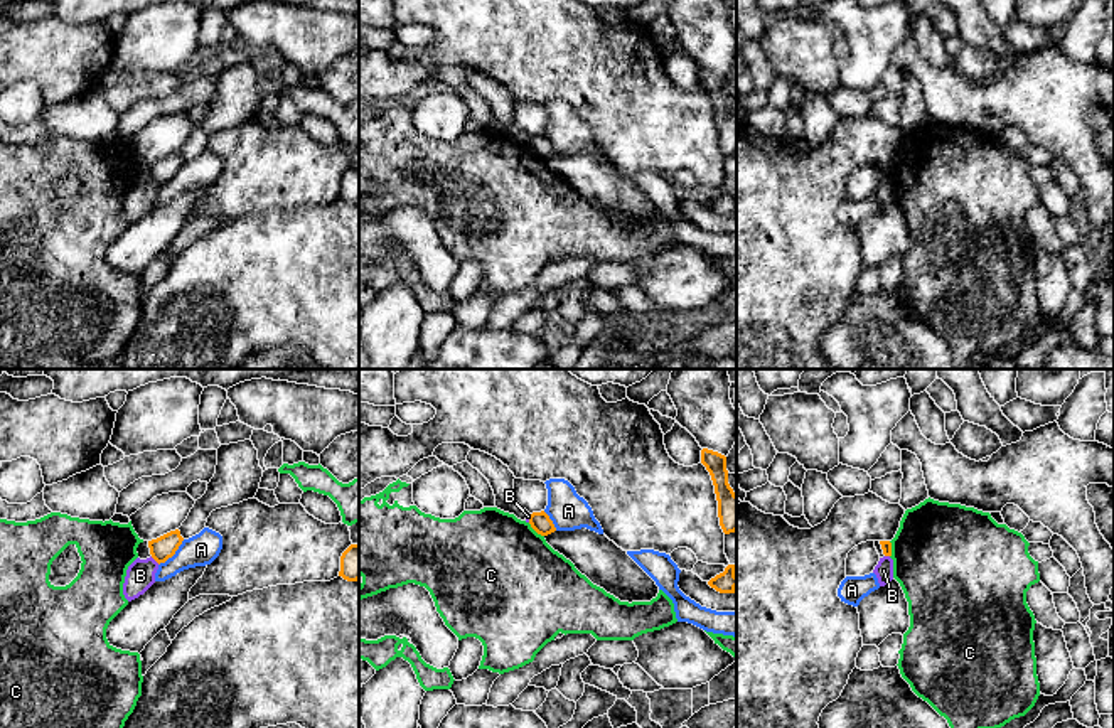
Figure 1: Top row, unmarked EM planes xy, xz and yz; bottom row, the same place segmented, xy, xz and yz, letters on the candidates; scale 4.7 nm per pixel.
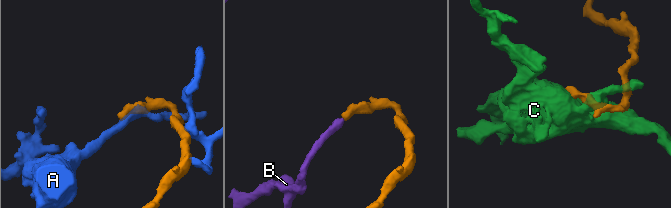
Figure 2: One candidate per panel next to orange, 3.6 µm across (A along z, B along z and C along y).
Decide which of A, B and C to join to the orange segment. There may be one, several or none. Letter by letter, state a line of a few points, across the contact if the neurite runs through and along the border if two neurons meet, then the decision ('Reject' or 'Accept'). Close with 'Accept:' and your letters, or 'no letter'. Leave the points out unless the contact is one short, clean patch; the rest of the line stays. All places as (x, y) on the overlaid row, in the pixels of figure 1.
A: Line: xy (184, 540), (159, 565). Reject
B: Line: xy (150, 556), (159, 563). Reject
C: Reject
Accept: no letter

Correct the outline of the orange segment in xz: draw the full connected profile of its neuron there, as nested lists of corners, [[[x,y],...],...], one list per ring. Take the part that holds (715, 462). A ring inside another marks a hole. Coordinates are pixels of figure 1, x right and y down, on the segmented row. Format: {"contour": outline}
{"contour": [[[703,448],[701,463],[710,472],[715,485],[720,526],[725,534],[735,533],[736,531],[736,494],[728,484],[726,457],[718,452]]]}

